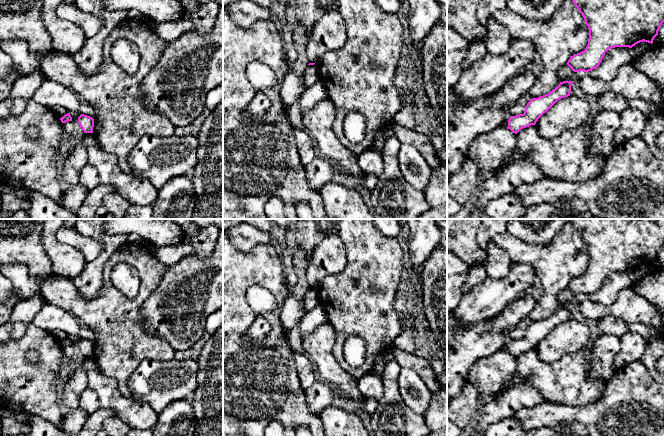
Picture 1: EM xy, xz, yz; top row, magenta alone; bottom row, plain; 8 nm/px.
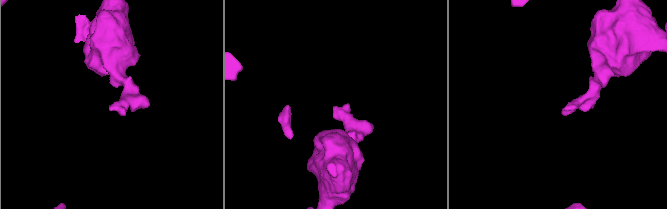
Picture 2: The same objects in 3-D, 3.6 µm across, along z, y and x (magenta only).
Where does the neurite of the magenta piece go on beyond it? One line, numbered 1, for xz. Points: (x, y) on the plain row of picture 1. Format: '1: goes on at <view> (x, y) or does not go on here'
1: does not go on here

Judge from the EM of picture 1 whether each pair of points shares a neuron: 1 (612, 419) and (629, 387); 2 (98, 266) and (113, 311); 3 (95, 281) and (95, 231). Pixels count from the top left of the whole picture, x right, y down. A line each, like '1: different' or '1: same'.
1: same
2: different
3: same

